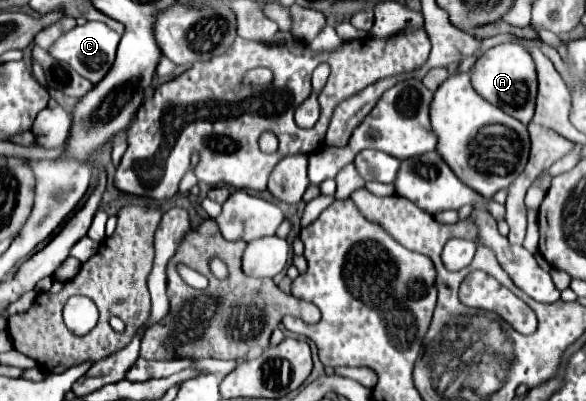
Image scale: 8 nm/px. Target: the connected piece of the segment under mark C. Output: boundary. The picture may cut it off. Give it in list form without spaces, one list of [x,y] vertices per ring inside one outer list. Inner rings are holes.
[[[88,21],[84,25],[74,27],[72,31],[64,33],[50,49],[48,53],[58,59],[58,61],[66,61],[74,71],[78,71],[82,77],[86,77],[90,83],[100,83],[100,79],[106,77],[106,73],[110,71],[114,57],[116,57],[116,47],[118,47],[120,35],[116,31],[112,31],[106,23],[102,21]]]

